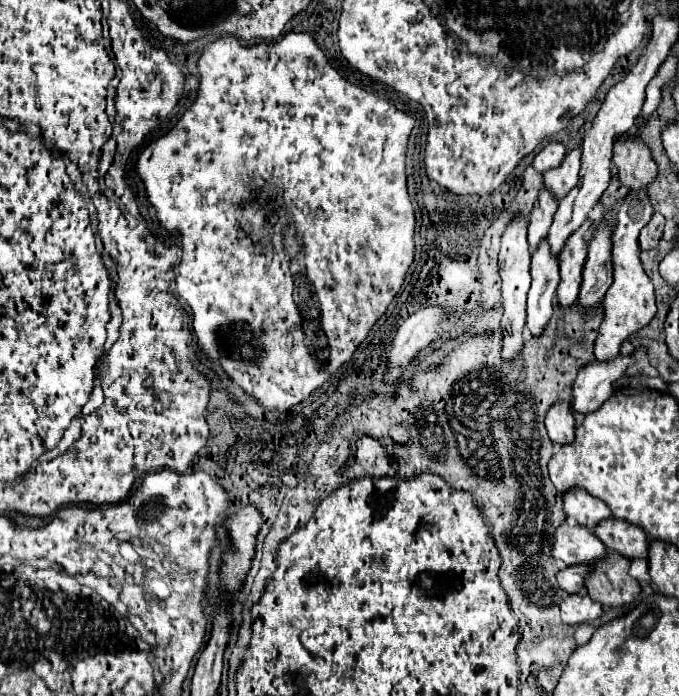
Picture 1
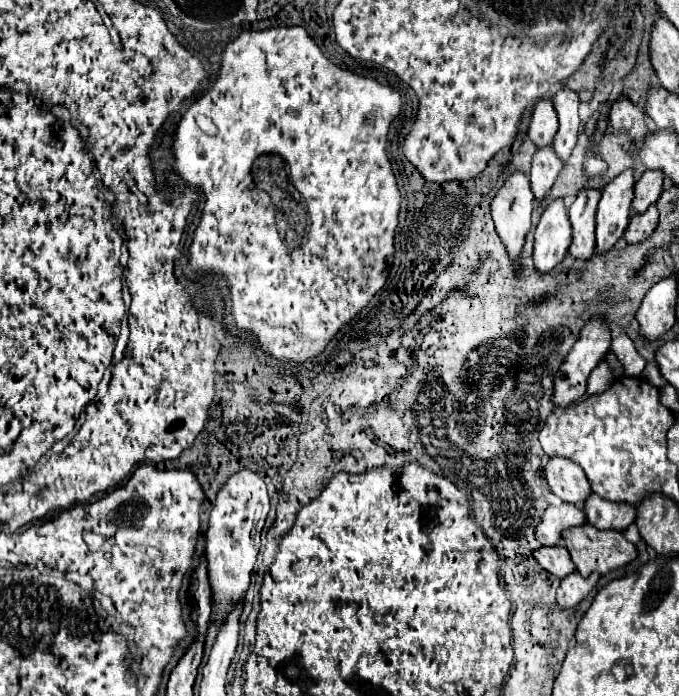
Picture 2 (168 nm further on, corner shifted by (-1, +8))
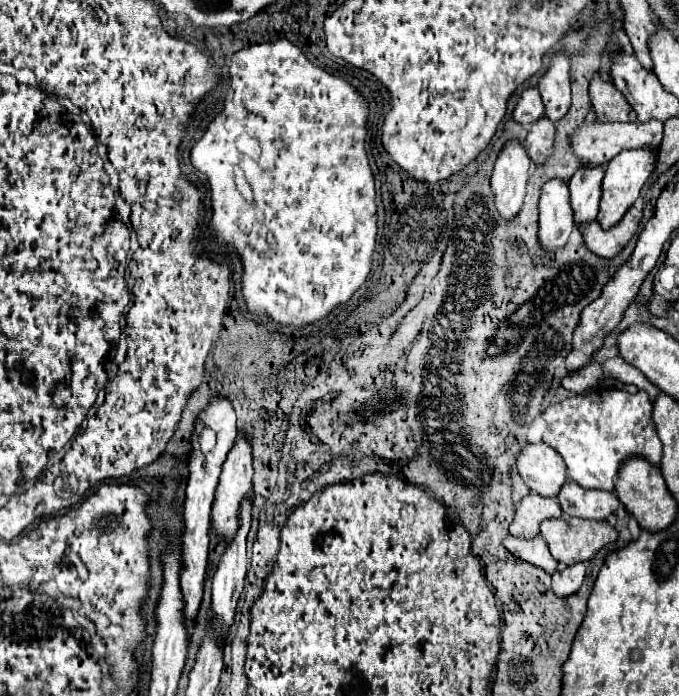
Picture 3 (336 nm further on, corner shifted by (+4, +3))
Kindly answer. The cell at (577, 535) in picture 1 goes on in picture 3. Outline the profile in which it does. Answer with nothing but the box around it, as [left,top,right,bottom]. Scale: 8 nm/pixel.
[509,495,561,537]

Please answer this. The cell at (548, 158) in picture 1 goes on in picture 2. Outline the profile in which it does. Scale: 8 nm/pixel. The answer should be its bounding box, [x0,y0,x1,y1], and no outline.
[528,100,558,148]

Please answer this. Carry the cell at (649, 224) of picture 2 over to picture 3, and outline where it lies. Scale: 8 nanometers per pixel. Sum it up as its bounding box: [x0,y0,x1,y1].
[579,207,641,259]

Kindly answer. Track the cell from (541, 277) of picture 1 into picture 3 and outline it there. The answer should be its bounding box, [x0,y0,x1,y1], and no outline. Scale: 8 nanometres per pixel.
[539,179,575,251]

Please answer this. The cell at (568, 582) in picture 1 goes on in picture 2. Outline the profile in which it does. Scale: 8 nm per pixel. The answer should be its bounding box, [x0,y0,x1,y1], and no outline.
[536,546,574,578]

